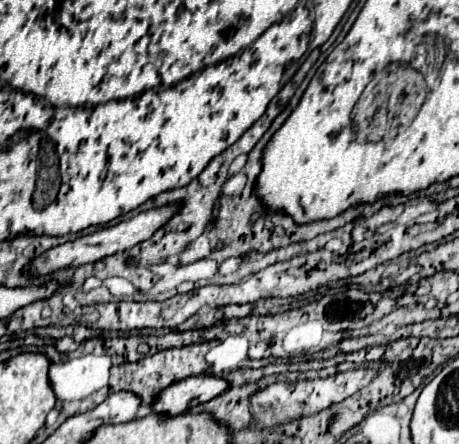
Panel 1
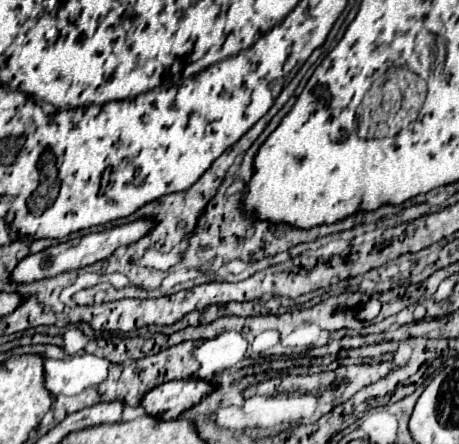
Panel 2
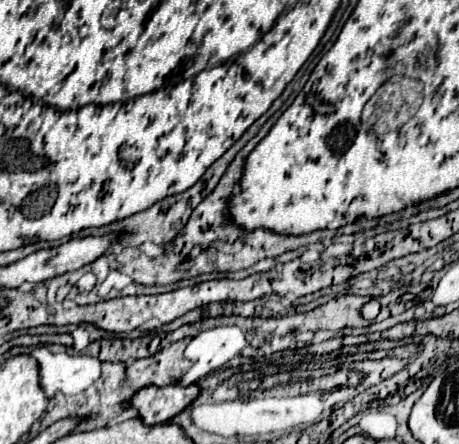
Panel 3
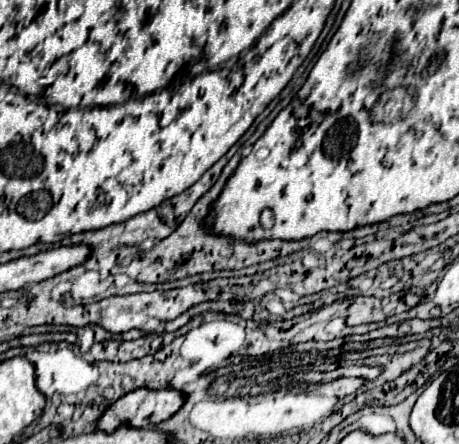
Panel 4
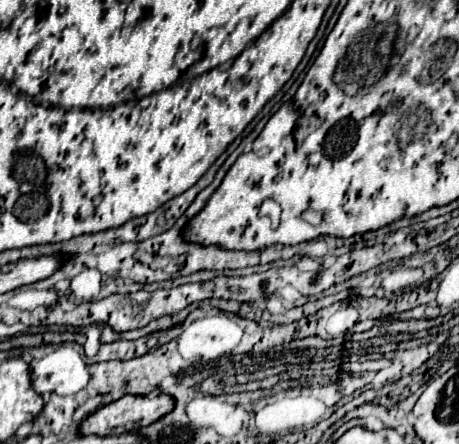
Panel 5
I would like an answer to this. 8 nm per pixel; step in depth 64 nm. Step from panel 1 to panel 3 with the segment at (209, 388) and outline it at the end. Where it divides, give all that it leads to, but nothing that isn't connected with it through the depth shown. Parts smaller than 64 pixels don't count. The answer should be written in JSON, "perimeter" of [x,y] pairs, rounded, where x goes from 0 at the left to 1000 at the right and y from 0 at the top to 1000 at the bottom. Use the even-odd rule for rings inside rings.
{"perimeter":[[[366,865],[366,869],[322,869],[309,874],[288,892],[288,919],[296,919],[314,946],[314,955],[353,955],[370,950],[383,932],[410,919],[427,892],[436,887],[431,865],[397,869],[397,865]]]}

